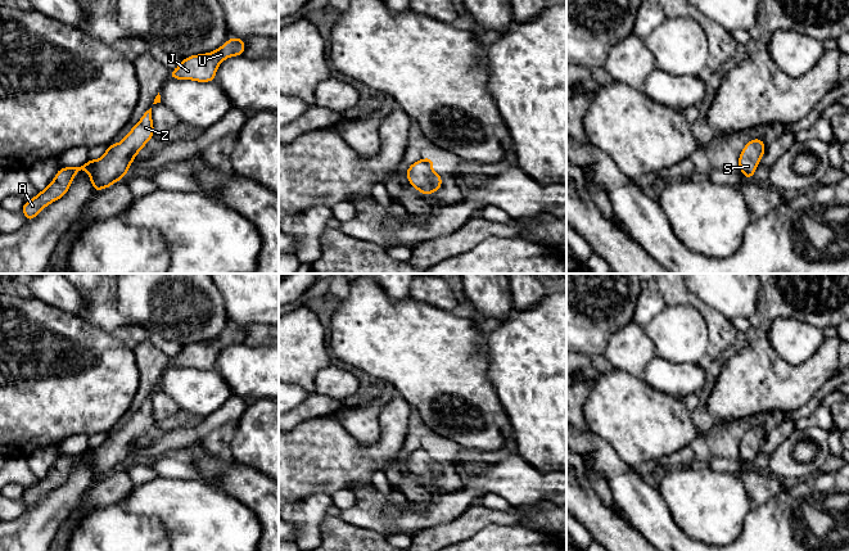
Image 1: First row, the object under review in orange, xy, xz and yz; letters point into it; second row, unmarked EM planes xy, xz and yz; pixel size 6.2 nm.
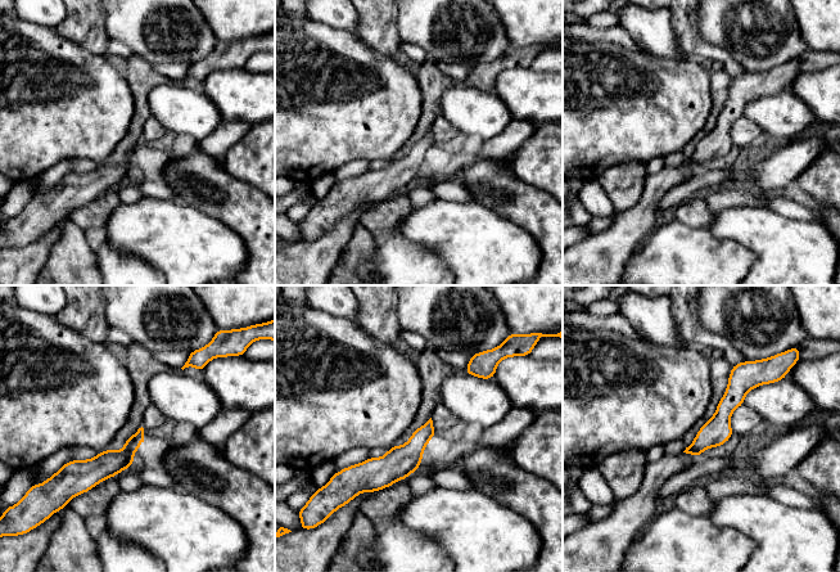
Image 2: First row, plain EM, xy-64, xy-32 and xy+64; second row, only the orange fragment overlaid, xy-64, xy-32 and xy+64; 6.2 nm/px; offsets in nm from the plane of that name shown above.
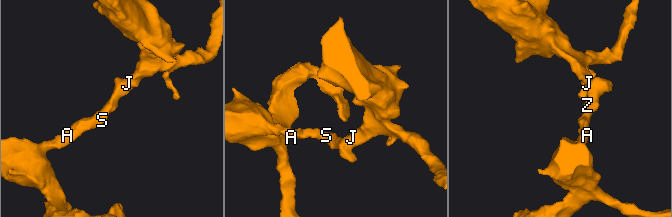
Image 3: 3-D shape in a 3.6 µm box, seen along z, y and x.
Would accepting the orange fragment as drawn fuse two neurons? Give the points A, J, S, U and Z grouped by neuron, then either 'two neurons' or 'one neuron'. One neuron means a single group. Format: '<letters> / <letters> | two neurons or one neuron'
A J S U Z | one neuron

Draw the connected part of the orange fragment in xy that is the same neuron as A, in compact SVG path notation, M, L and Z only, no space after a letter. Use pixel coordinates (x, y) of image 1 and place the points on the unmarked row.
M150 396L121 430L108 434L101 446L89 447L81 455L60 455L45 478L24 489L21 498L26 502L26 510L32 509L50 491L63 485L72 473L73 465L81 457L89 461L94 479L107 477L118 468L123 468L137 441L154 423Z

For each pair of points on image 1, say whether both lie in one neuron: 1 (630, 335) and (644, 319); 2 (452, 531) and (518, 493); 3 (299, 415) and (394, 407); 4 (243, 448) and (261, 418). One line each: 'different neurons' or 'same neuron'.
1: different neurons
2: different neurons
3: different neurons
4: same neuron

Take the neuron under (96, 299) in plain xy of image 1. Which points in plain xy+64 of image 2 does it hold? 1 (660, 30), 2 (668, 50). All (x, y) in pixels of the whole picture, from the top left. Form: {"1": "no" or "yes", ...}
{"1": "no", "2": "no"}

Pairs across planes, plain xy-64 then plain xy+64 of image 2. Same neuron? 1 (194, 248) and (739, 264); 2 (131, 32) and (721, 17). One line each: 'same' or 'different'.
1: different
2: same

